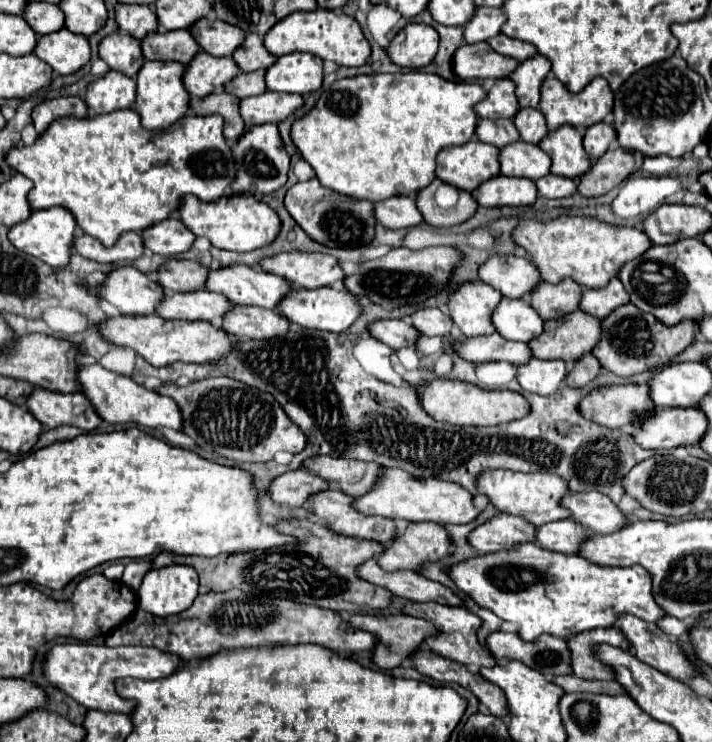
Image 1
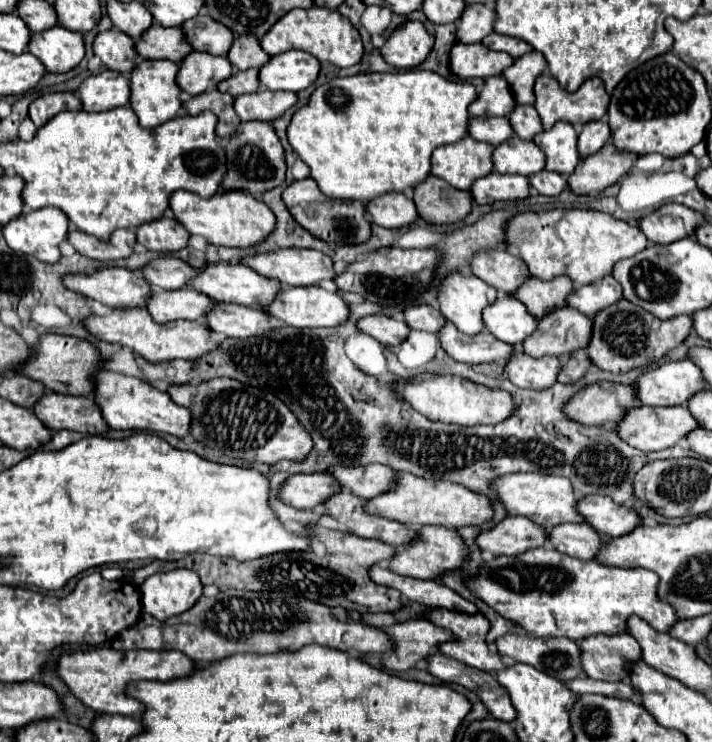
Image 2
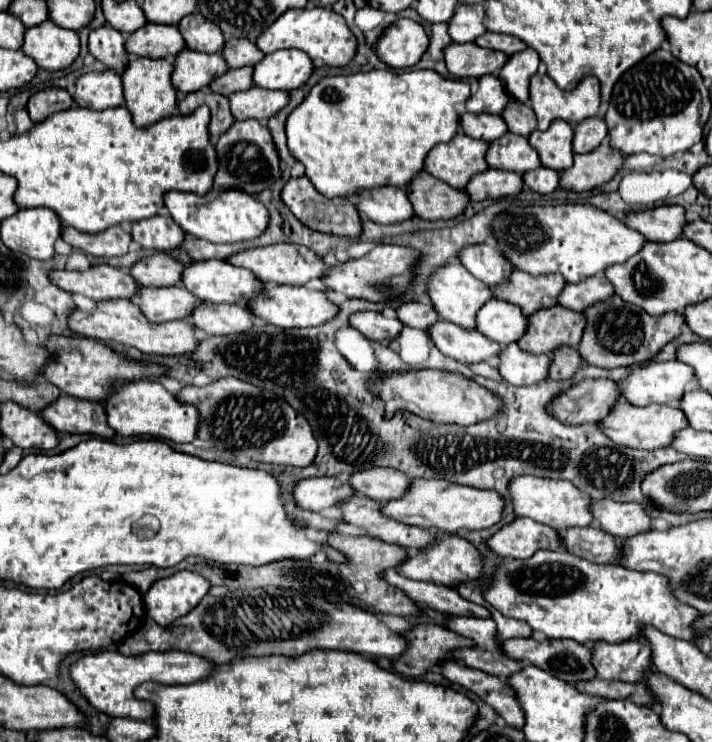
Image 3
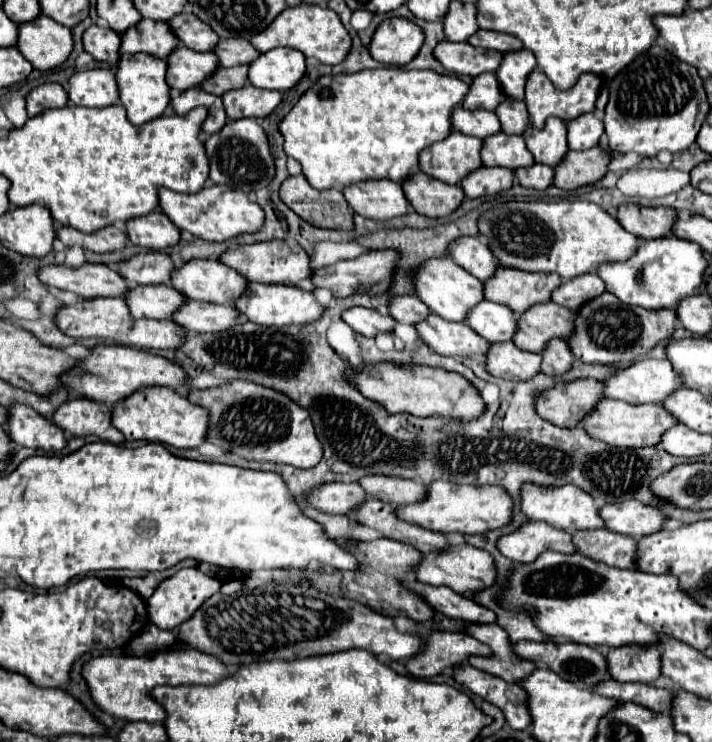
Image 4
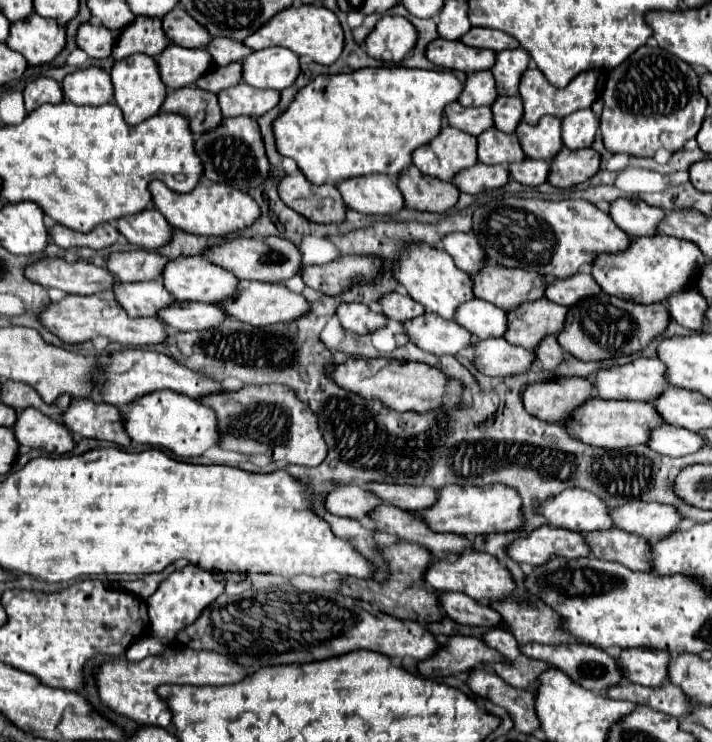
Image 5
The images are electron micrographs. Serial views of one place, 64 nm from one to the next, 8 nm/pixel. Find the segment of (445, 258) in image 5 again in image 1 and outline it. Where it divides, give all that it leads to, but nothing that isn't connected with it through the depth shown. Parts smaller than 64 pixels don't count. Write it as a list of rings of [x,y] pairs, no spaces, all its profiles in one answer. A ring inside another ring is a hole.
[[[484,282],[462,284],[448,300],[450,316],[466,338],[494,334],[492,314],[502,294]]]

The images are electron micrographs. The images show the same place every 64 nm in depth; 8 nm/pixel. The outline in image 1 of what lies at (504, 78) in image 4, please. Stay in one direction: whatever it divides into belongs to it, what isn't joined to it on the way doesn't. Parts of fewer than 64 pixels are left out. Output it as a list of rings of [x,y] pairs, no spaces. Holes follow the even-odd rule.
[[[536,54],[534,58],[522,62],[518,72],[510,74],[510,80],[518,84],[518,102],[522,108],[536,108],[540,104],[540,86],[548,76],[552,64],[546,56]]]

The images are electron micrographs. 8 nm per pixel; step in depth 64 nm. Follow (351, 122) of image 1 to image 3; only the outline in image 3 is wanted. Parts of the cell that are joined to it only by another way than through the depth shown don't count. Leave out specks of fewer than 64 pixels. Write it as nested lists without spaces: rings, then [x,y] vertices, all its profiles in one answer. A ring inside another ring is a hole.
[[[372,70],[372,72],[358,72],[352,76],[328,76],[322,78],[304,98],[304,102],[288,116],[286,120],[286,136],[288,136],[288,148],[292,156],[306,166],[306,176],[312,180],[314,188],[324,194],[326,198],[348,198],[356,196],[362,190],[372,190],[372,188],[382,188],[382,186],[396,186],[396,188],[406,188],[414,176],[418,176],[424,170],[424,160],[428,152],[440,144],[440,142],[450,142],[458,130],[460,130],[460,112],[456,110],[458,104],[466,102],[470,98],[470,84],[462,80],[450,80],[440,76],[434,70]]]

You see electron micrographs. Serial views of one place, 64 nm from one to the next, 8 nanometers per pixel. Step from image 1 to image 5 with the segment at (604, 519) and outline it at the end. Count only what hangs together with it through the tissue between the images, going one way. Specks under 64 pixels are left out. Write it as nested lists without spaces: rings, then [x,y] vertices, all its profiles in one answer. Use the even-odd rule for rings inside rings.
[[[640,500],[612,508],[610,518],[614,522],[614,528],[642,536],[646,540],[664,538],[666,534],[674,532],[680,522],[680,514],[672,506],[656,502],[648,504]]]

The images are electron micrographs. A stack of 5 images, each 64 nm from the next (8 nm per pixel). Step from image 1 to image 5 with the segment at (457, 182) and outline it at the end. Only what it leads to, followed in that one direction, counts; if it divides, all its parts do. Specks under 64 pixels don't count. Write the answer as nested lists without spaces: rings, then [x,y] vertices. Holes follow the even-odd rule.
[[[444,126],[442,134],[420,146],[414,152],[414,166],[426,174],[452,182],[454,176],[478,162],[478,140],[470,134],[462,134],[452,126]]]

